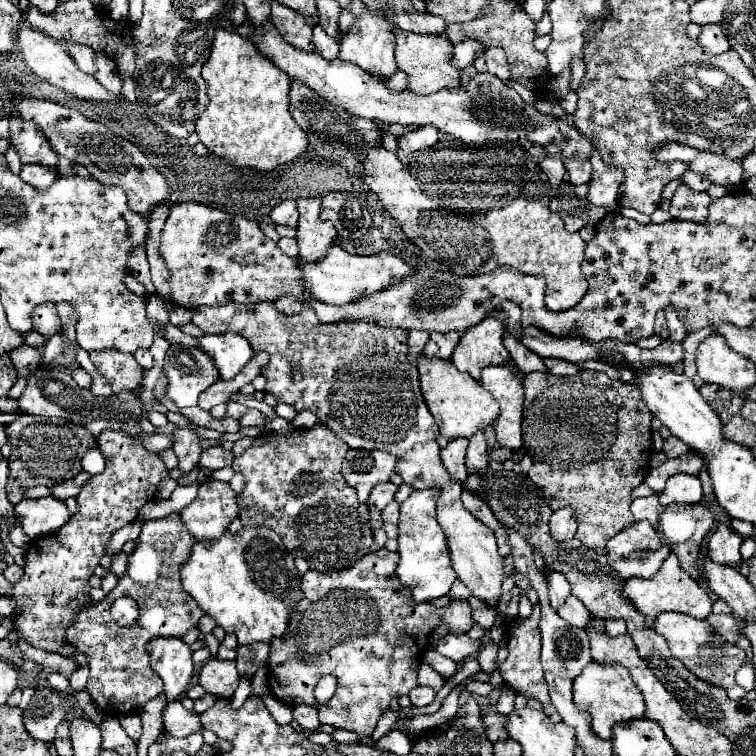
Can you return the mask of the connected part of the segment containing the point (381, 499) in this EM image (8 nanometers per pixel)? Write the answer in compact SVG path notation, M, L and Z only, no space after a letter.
M385 481L385 483L379 483L375 485L375 489L371 491L371 497L369 497L369 503L373 503L379 511L383 511L383 507L387 507L391 501L393 501L393 495L397 493L399 485L391 483L391 481Z

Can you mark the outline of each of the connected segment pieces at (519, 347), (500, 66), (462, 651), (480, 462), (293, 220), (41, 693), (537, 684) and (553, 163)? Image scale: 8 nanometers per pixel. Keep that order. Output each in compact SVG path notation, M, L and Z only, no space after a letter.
M509 331L503 333L503 345L505 345L505 349L509 351L509 355L511 355L511 359L515 361L515 365L517 365L519 371L523 371L523 373L547 371L543 359L541 359L537 353L533 353L531 349L527 349L527 347L525 347L519 339L515 339Z
M487 49L485 59L487 59L487 71L491 75L495 75L495 77L499 77L503 81L509 81L509 67L507 67L503 51L499 51L499 49Z
M445 635L435 647L437 653L453 659L455 663L473 657L483 647L483 641L473 641L469 635Z
M475 433L469 439L469 449L467 449L467 471L481 473L487 469L487 439L483 433Z
M283 201L279 203L273 211L271 211L271 219L273 223L277 225L285 225L285 227L297 227L297 219L299 219L299 213L297 213L297 205L295 201Z
M39 689L23 711L23 723L33 739L53 743L55 727L65 719L63 695L51 689Z
M539 605L533 607L533 613L527 619L517 617L513 623L507 625L507 659L499 665L499 673L503 681L517 693L525 697L535 697L543 705L543 713L549 715L551 721L561 721L561 715L551 707L551 699L547 695L547 683L543 683L543 669L539 663L539 651L541 651L541 635L539 635Z
M545 157L543 161L539 161L539 167L545 171L545 175L549 177L549 183L553 187L561 185L565 175L565 167L563 167L563 161L559 157Z

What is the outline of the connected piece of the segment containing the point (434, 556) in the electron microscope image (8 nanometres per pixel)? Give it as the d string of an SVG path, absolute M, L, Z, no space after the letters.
M415 489L407 501L401 503L401 519L399 519L399 565L395 569L399 581L411 591L415 603L433 601L449 593L453 581L457 579L451 563L447 539L435 517L437 491L435 489Z

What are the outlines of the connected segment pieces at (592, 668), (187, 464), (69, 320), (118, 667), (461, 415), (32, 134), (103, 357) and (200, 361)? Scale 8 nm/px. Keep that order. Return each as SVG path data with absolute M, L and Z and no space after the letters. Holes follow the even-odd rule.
M591 661L581 675L573 681L573 703L591 715L591 729L601 739L611 739L611 729L615 723L627 723L633 719L641 719L645 711L645 701L631 679L629 671L619 665L601 665Z
M167 411L167 419L171 423L175 423L175 431L173 431L173 437L175 437L175 445L173 445L173 451L179 459L179 471L183 475L187 475L197 463L199 463L199 455L201 455L201 445L199 445L199 437L195 435L193 431L193 425L187 417L183 417L181 413L171 413Z
M57 303L57 311L63 323L63 333L69 341L75 341L75 325L77 325L77 311L71 303Z
M173 513L165 519L145 521L141 535L135 541L135 549L129 555L127 571L125 571L125 575L119 577L117 587L103 601L89 603L89 607L81 609L75 615L73 623L65 629L67 643L89 657L91 675L89 675L89 681L87 681L87 691L89 691L93 703L97 705L97 709L103 715L119 717L119 715L133 713L133 711L139 711L149 699L157 697L163 691L163 681L159 679L159 675L155 675L155 671L151 671L149 655L147 655L147 649L145 649L147 639L153 639L153 637L183 637L183 633L189 631L189 629L195 629L197 621L203 617L203 609L195 603L195 599L191 599L189 593L185 593L185 589L181 587L181 579L179 579L181 561L187 561L193 543L195 543L195 539L191 539L187 527L183 527L179 513ZM121 597L133 599L139 607L139 617L137 617L135 625L131 625L131 627L117 625L111 619L111 613L109 613L113 601L117 601Z
M425 355L419 359L419 377L421 377L421 393L425 403L441 427L439 433L449 441L465 437L469 439L475 431L483 431L495 423L499 417L499 403L495 397L471 375L461 373L453 367L451 361L443 363L441 359L427 359Z
M9 119L9 129L13 149L19 153L23 163L57 169L59 157L53 153L49 142L39 131L39 127L35 127L35 123L25 119Z
M105 349L105 351L93 351L89 353L89 357L97 367L97 371L107 379L113 391L139 387L143 369L133 355L115 349Z
M171 345L169 351L167 351L167 357L165 357L165 377L169 381L169 387L167 387L167 397L171 401L175 401L177 407L191 407L191 405L197 405L197 399L199 395L211 387L211 383L215 383L219 379L217 375L217 367L213 363L213 359L209 359L203 351L191 347L181 347L181 345Z

